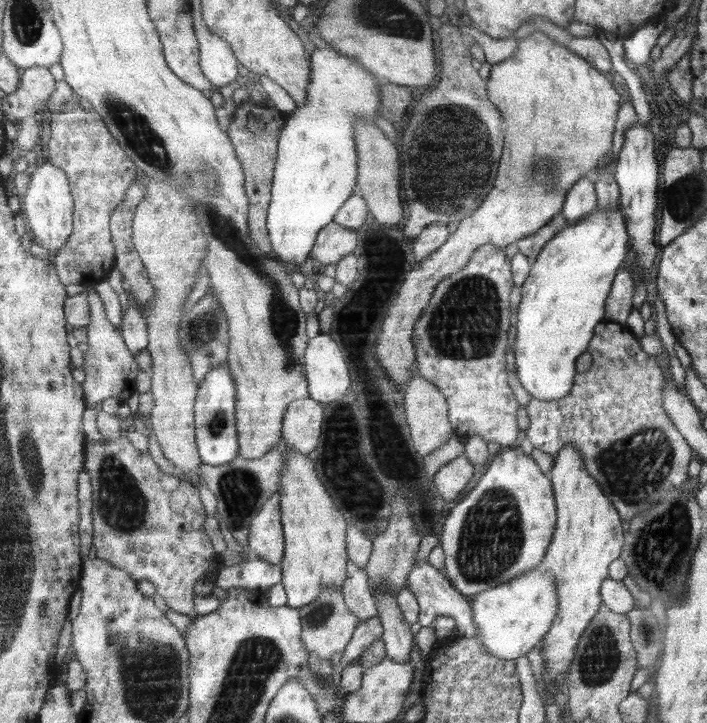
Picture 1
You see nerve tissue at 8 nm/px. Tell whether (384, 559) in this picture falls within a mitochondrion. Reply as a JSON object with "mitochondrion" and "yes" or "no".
{"mitochondrion":"no"}

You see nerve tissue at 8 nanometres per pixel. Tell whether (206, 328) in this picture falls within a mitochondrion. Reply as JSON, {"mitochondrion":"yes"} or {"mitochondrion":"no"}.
{"mitochondrion":"yes"}

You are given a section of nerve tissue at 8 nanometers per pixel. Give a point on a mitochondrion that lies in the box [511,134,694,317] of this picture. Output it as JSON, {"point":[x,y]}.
{"point":[547,171]}

